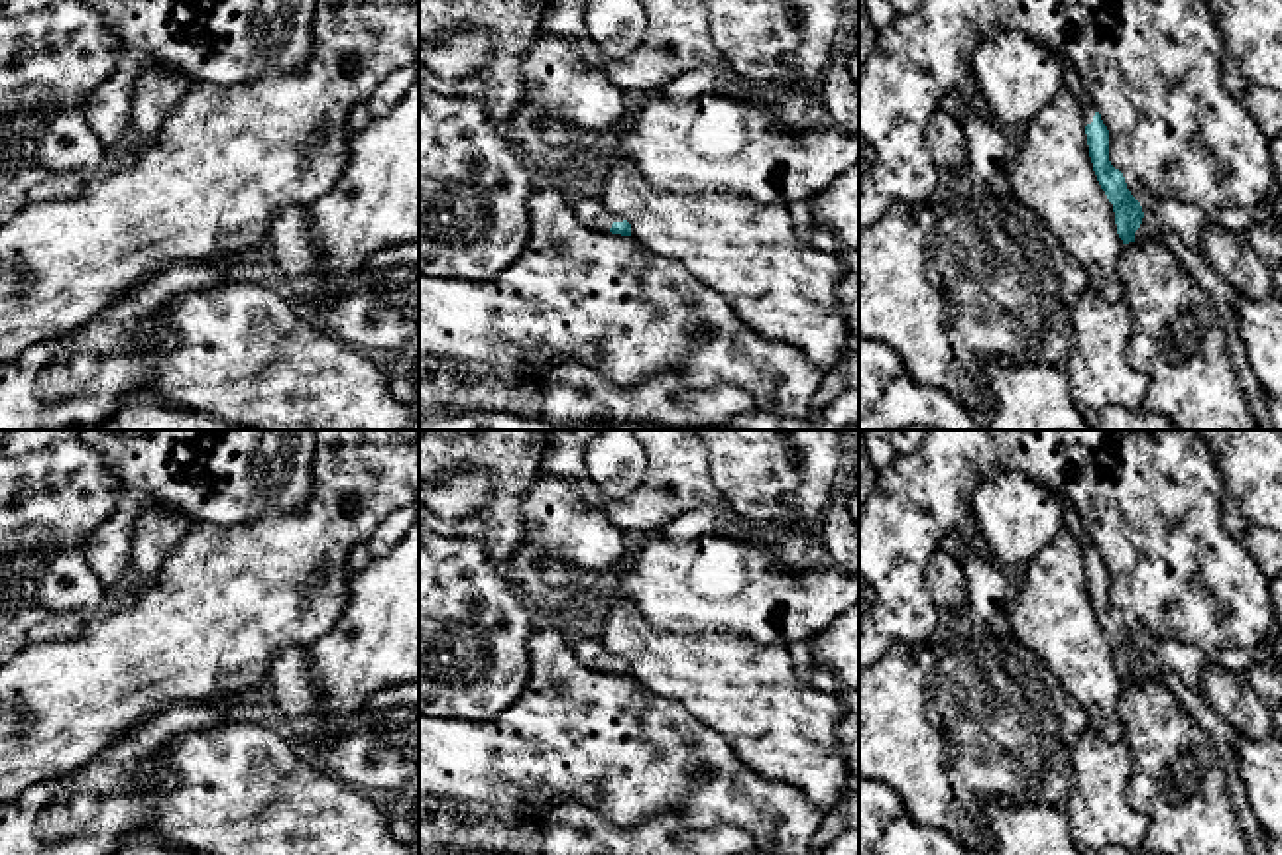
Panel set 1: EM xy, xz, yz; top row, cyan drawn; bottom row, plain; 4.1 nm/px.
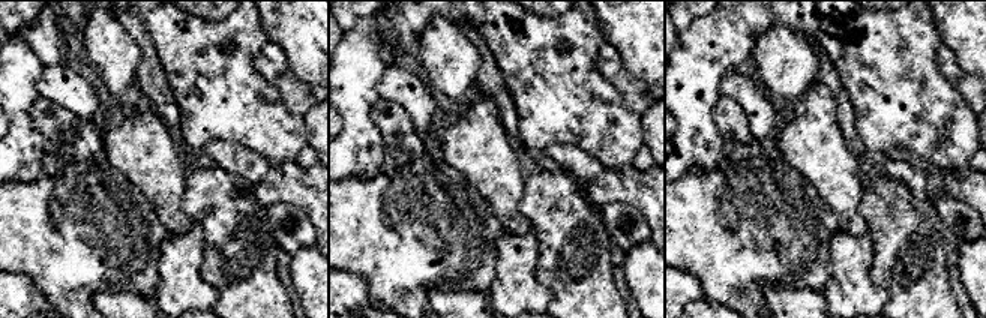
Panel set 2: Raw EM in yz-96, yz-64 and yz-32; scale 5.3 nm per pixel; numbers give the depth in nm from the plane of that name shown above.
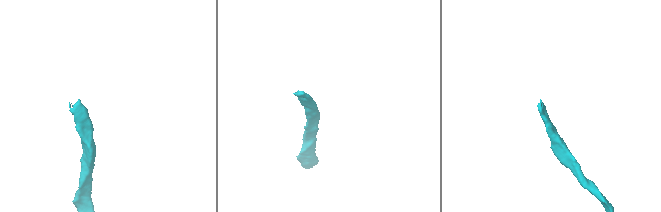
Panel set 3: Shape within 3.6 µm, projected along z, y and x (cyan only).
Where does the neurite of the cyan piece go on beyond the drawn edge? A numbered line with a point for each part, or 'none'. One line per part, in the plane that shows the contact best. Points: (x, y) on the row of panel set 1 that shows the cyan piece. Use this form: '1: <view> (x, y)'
1: xz (588, 209)

